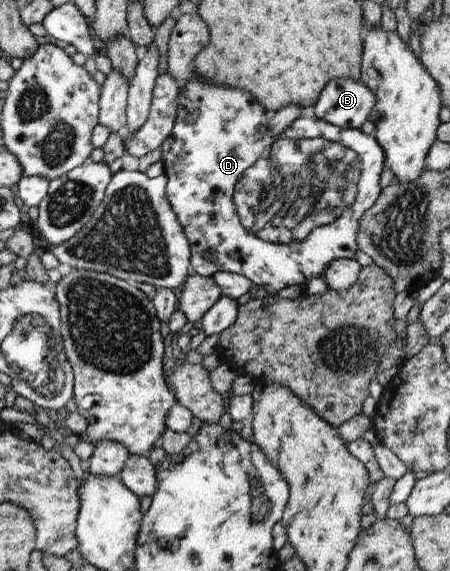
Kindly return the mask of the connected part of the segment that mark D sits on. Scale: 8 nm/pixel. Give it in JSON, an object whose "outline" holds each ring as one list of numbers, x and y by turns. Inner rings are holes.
{"outline":[[192,71,185,81,184,87,177,93,175,120,168,137,160,144,159,161,163,165,163,175,166,176,165,196,176,221,182,227,182,233,186,237,190,247,189,264,191,273,200,277,212,276,217,272,229,272,246,277,252,285,260,287,269,295,276,294,279,290,290,286,304,287,310,279,321,277,323,269,337,259,354,259,357,251,356,232,358,232,358,220,362,214,374,205,381,187,379,177,383,168,384,152,376,143,375,137,364,134,359,129,342,129,330,125,327,121,315,117,299,117,286,129,272,135,267,130,267,120,270,113,266,113,263,105,260,105,253,95,247,91,222,87,214,82,207,82,203,77],[210,252,215,260,206,260,204,254]]}

